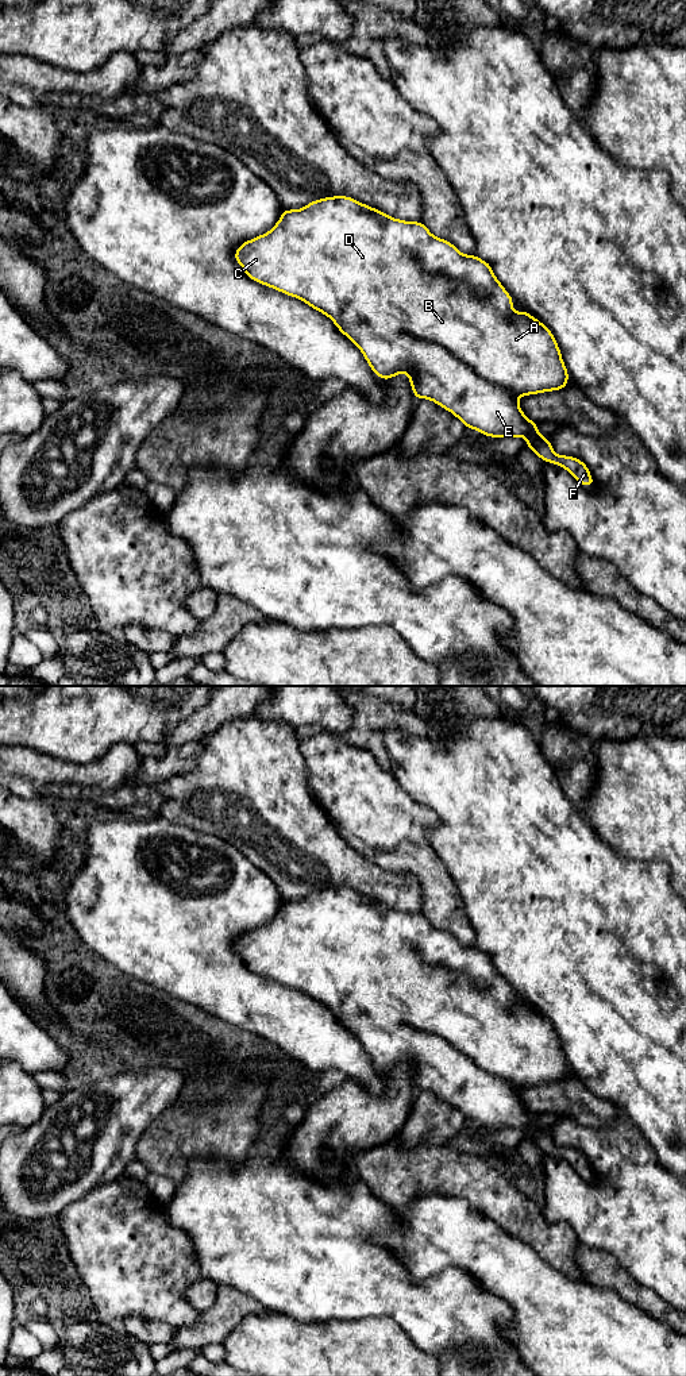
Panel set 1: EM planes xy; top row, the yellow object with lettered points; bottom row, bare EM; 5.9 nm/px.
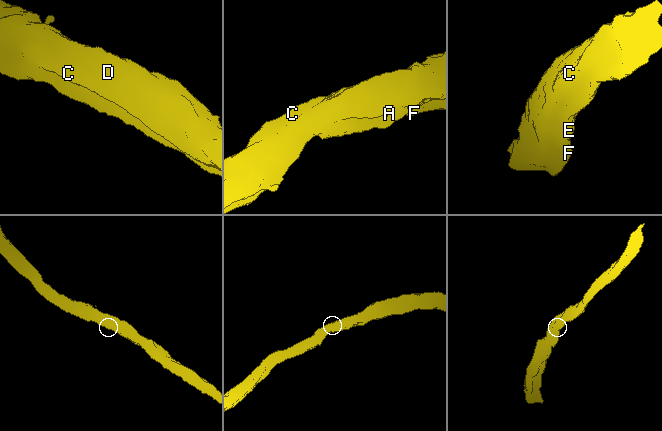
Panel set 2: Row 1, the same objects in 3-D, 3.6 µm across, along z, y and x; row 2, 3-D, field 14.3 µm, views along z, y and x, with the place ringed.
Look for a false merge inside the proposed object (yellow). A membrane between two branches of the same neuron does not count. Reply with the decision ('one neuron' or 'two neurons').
one neuron

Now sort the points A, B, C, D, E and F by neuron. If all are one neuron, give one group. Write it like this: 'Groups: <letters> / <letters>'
Groups: A B C D E F

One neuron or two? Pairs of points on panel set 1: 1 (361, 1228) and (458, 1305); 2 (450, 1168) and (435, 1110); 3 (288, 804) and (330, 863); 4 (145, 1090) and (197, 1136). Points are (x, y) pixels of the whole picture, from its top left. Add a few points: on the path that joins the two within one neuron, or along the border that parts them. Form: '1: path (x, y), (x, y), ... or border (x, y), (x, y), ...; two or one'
1: path (372, 1256), (420, 1305), (430, 1305); one
2: border (447, 1143), (416, 1144), (412, 1148); two
3: path (288, 818), (315, 848); one
4: border (173, 1103), (154, 1121); two

